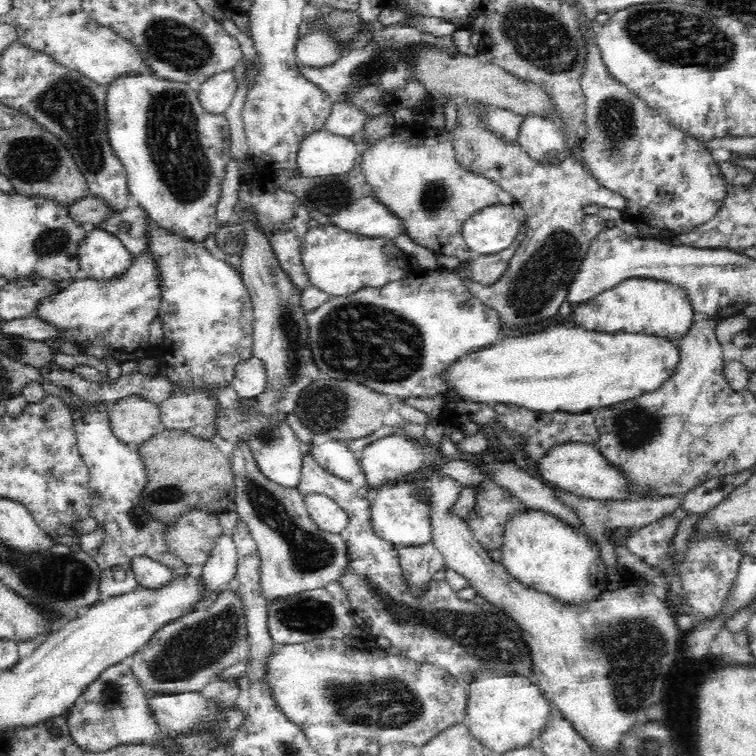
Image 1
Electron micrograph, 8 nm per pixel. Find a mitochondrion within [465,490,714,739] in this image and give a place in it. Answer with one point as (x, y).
(629, 647)

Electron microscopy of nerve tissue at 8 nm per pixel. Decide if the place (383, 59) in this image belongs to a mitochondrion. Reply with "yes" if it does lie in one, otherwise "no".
yes

